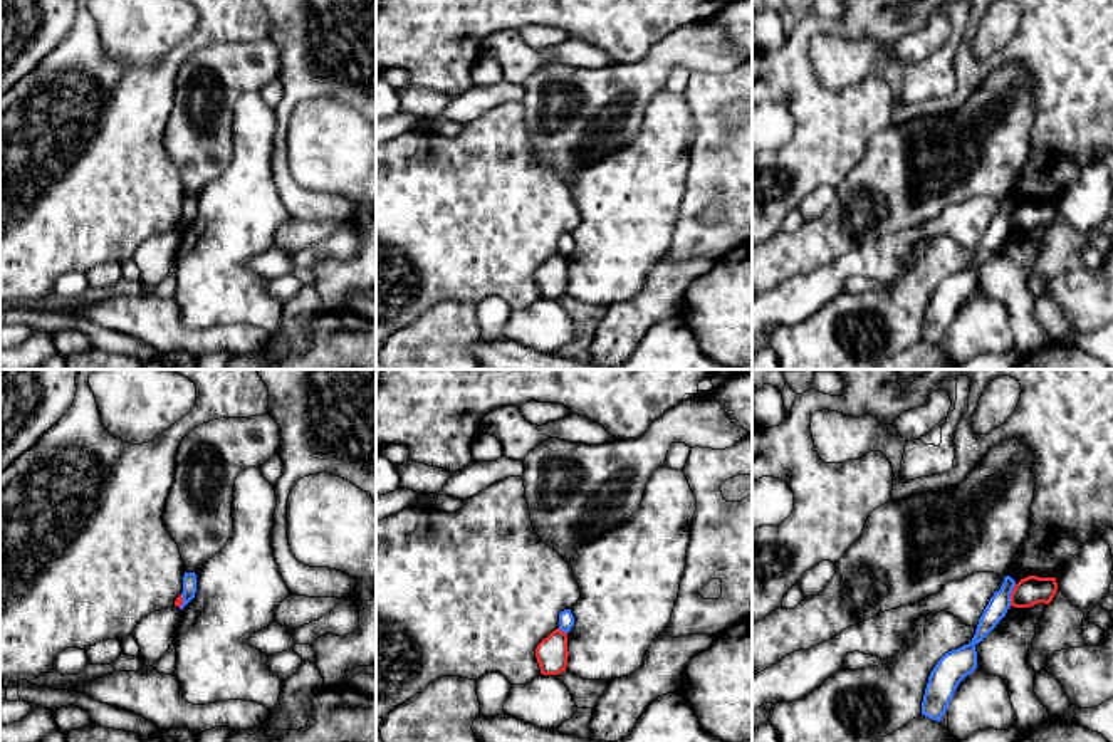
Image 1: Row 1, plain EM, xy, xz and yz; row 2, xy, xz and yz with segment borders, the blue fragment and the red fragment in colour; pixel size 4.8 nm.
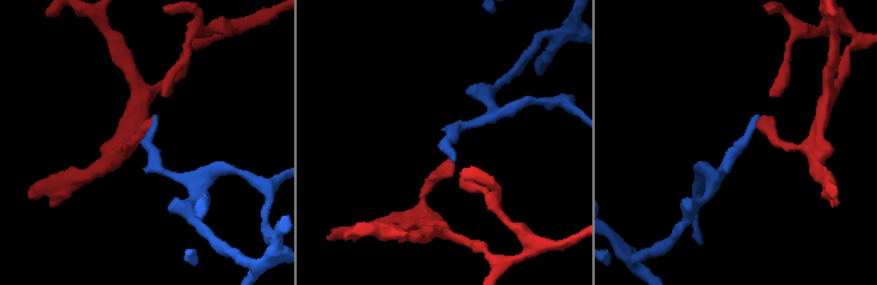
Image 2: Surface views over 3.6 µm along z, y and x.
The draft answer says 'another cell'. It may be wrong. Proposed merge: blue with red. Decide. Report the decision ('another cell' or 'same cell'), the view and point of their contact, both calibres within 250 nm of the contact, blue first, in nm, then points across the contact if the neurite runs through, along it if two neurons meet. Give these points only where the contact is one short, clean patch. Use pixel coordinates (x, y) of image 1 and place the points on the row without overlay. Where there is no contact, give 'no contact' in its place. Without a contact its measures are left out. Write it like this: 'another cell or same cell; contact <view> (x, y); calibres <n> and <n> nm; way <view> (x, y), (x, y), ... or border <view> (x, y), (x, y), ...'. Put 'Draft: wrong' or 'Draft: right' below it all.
another cell; contact yz (1009, 219); calibres 100 and 140 nm; border yz (1016, 209), (1009, 229)
Draft: right

